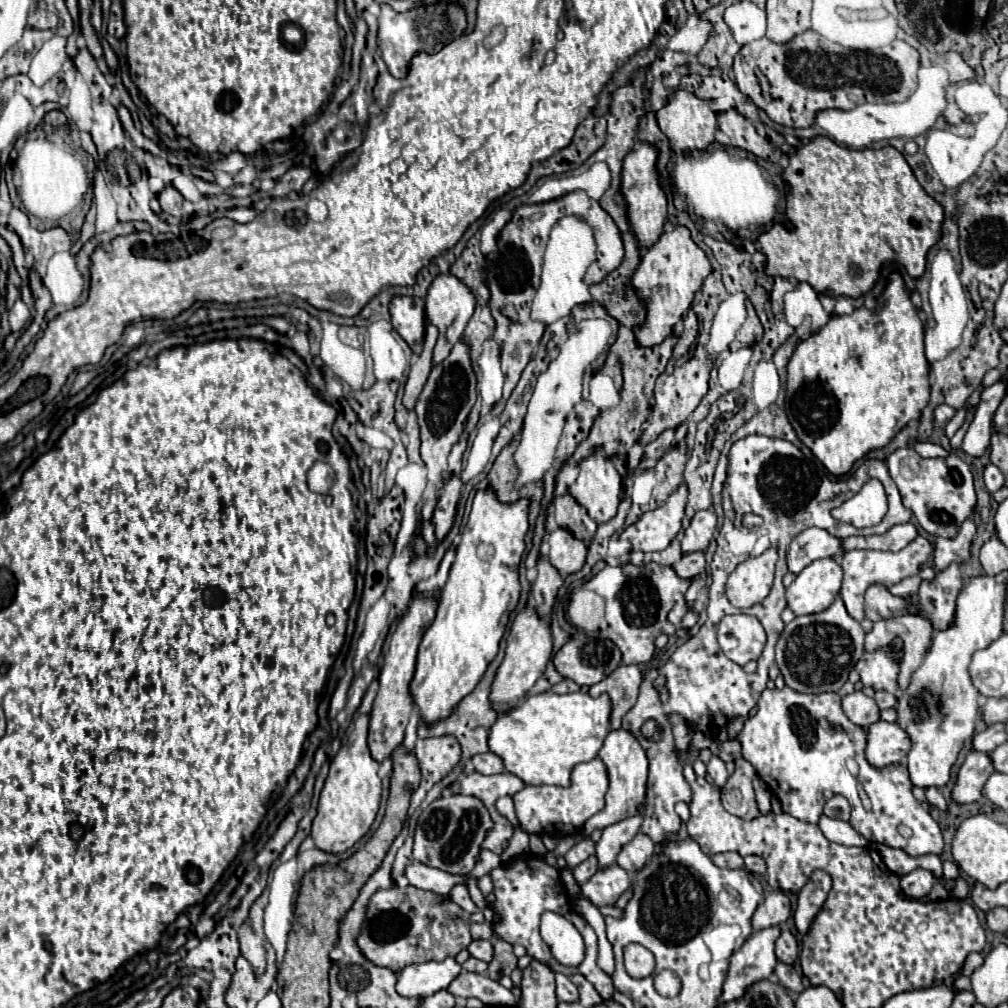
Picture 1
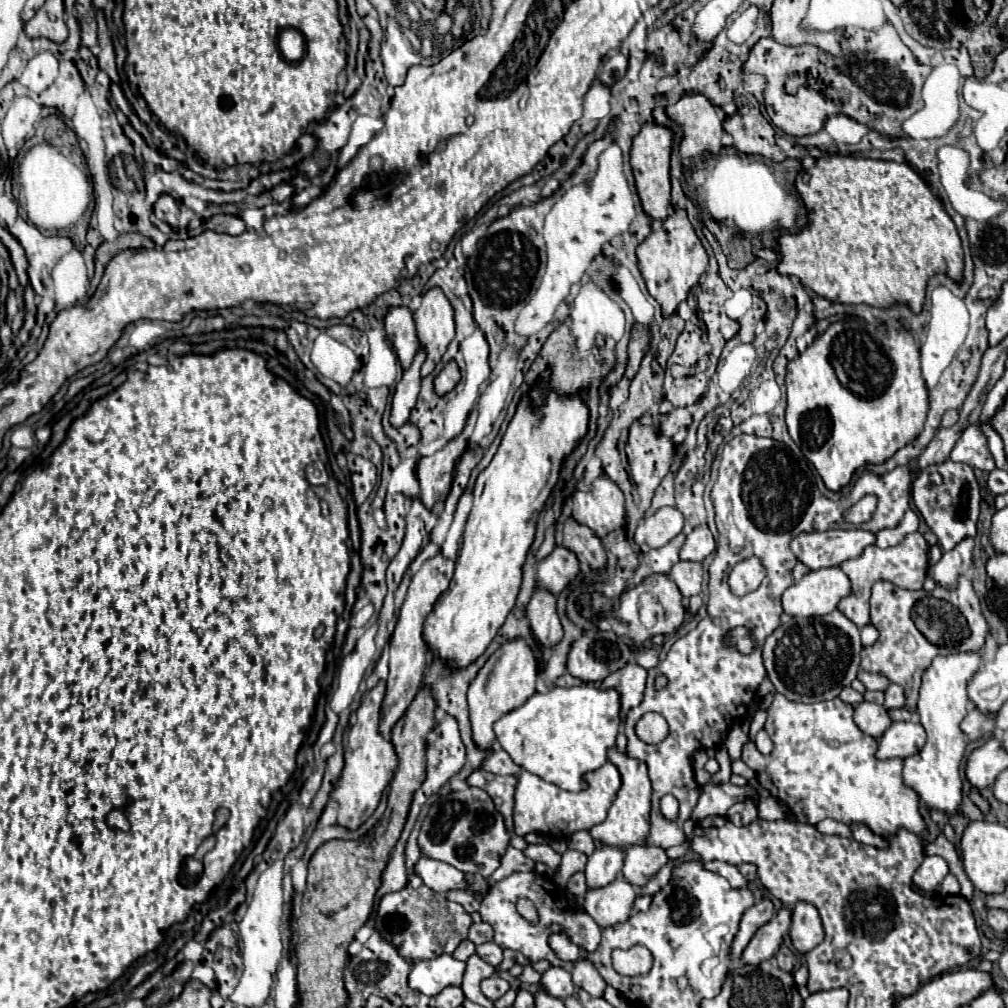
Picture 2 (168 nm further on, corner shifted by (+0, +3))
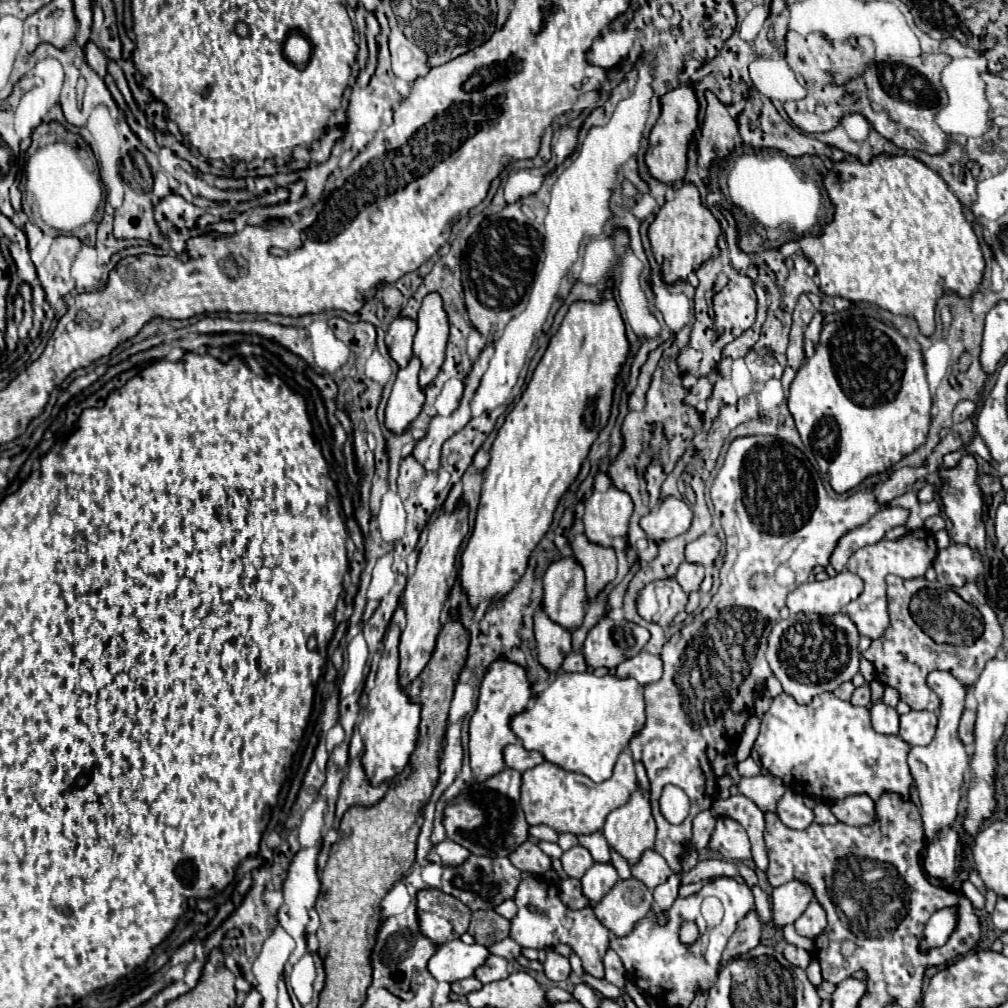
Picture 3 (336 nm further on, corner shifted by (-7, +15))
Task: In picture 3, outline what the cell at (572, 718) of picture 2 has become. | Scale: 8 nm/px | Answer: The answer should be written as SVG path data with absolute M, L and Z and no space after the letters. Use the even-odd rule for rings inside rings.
M559 673L549 687L535 697L533 707L511 719L511 731L527 751L537 751L545 761L603 783L611 777L617 755L645 725L645 705L639 683L631 677L597 677L585 673Z

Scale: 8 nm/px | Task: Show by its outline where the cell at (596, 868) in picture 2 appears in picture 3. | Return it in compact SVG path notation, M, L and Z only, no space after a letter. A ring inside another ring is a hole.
M595 863L581 879L583 893L589 897L589 905L595 905L617 881L617 869L611 863Z

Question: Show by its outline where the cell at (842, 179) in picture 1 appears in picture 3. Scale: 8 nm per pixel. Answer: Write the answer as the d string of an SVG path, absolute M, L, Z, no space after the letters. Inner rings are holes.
M875 155L867 165L859 159L837 161L823 175L825 189L835 207L833 221L823 225L821 235L805 235L797 243L803 255L817 267L821 291L829 297L877 303L895 315L913 315L923 335L935 331L935 301L945 291L969 297L979 289L985 261L973 233L963 217L961 201L953 195L941 175L909 155Z

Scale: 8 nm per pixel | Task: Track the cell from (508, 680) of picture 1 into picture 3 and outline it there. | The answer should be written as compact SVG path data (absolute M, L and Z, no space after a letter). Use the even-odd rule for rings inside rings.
M505 655L497 657L487 667L479 689L477 711L473 713L469 723L469 757L471 757L471 769L479 771L477 781L485 781L485 777L491 777L493 773L505 769L503 747L519 741L509 727L509 719L521 709L525 709L531 699L533 699L533 687L525 667L509 661Z

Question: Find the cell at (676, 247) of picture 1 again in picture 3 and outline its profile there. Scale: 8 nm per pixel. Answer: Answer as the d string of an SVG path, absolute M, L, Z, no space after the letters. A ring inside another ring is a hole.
M679 185L675 189L673 201L667 201L655 215L655 221L649 225L647 235L655 261L659 263L661 279L673 285L677 281L685 281L689 273L697 271L701 263L711 259L713 249L717 247L719 221L711 215L707 207L701 205L699 191L695 185Z

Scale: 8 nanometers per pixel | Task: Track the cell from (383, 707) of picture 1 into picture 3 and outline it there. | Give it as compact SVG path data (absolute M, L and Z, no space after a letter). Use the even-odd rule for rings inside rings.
M459 505L451 513L441 513L433 525L429 525L429 537L425 547L419 553L417 571L409 579L407 589L403 593L403 607L407 613L407 627L401 631L401 643L399 643L399 685L401 689L407 689L413 679L419 677L419 673L425 669L427 661L431 659L431 653L435 649L437 633L441 631L441 611L445 605L445 599L451 589L453 573L455 573L455 559L461 541L465 539L469 531L467 525L467 507Z

